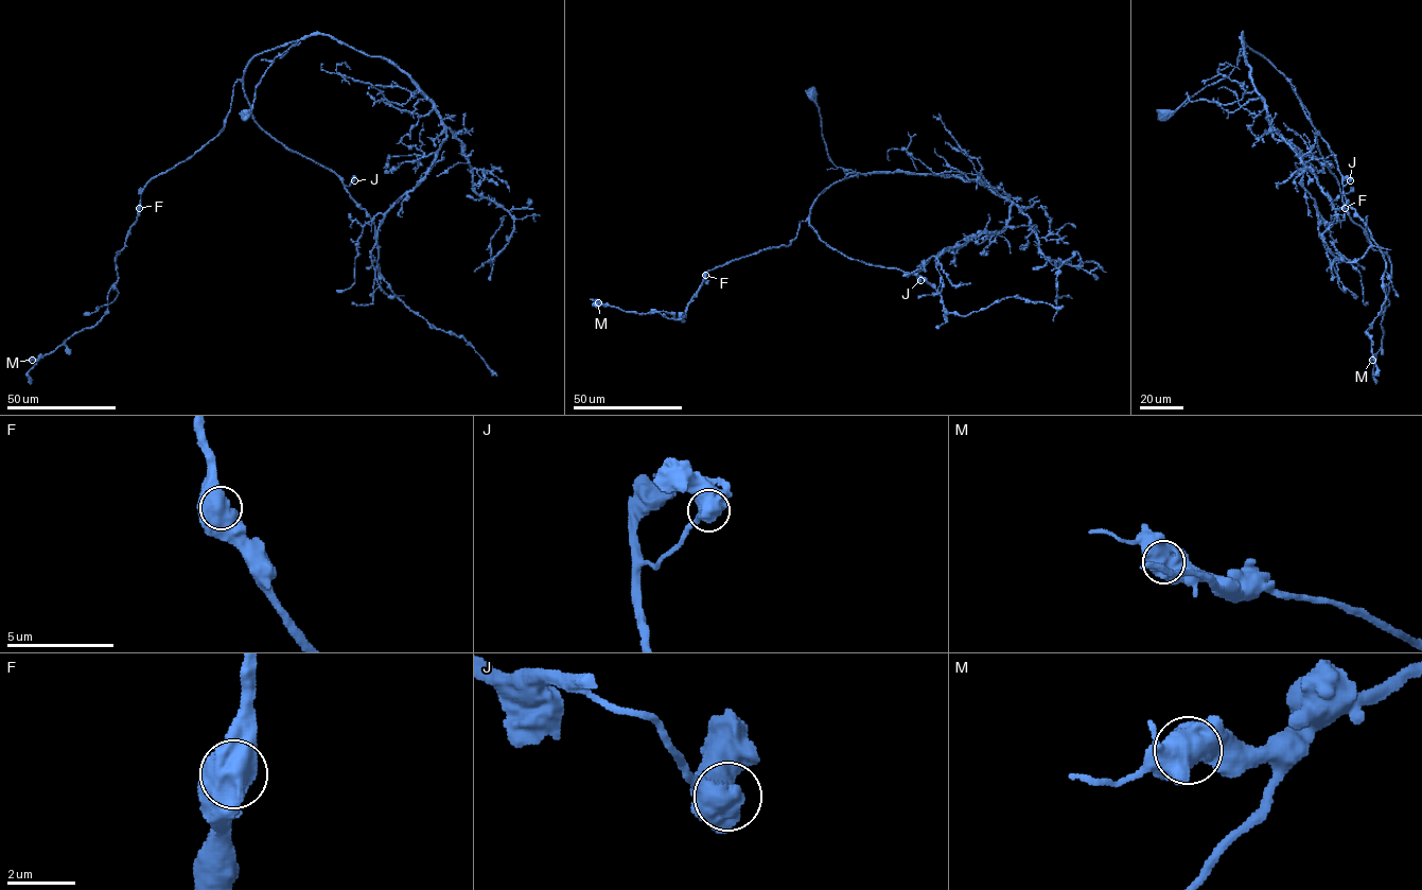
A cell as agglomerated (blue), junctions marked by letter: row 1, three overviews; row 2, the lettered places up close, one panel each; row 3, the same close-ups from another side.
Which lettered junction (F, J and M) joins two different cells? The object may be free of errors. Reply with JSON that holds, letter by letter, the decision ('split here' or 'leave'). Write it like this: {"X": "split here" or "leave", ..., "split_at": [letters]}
{"F": "leave", "J": "leave", "M": "leave", "split_at": []}

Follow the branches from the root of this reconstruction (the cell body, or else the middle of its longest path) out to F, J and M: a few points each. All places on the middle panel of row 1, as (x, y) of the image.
F: (812, 93), (828, 158), (837, 167), (863, 174), (828, 186), (789, 245), (761, 249), (705, 274)
J: (812, 93), (828, 158), (863, 174), (828, 186), (809, 224), (848, 257), (920, 280)
M: (812, 93), (828, 158), (863, 174), (828, 186), (789, 245), (709, 269), (683, 321), (598, 302)

